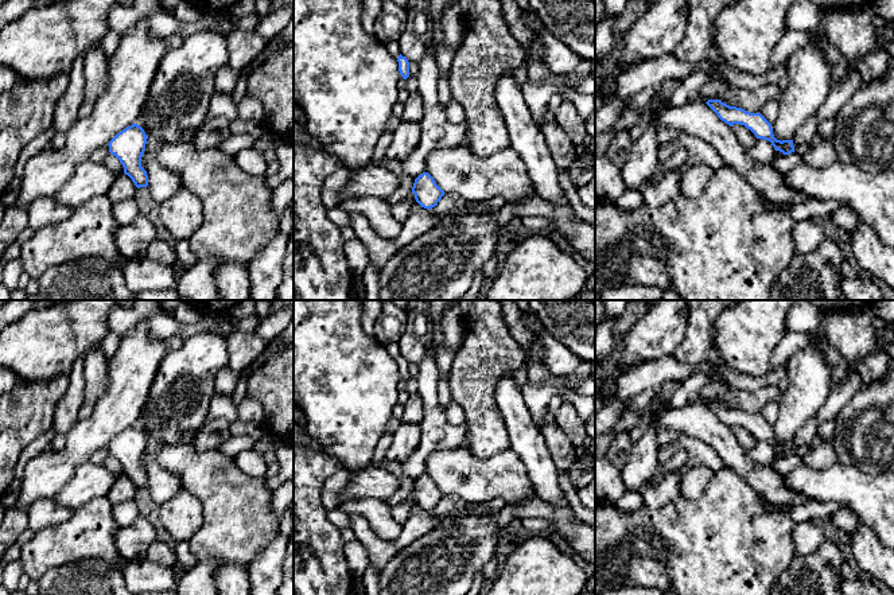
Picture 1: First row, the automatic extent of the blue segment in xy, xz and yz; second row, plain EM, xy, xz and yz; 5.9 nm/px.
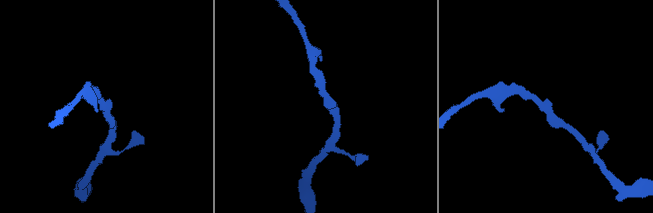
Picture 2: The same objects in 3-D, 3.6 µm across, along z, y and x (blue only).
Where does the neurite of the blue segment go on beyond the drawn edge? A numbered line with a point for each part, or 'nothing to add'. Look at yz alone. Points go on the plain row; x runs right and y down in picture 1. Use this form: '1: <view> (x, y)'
nothing to add

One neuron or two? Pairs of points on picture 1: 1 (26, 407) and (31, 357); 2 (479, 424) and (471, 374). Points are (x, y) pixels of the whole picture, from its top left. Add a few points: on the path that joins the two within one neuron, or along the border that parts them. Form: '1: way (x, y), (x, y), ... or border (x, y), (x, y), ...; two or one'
1: border (59, 374), (49, 380), (22, 381); two
2: way (479, 412), (479, 403), (473, 387); one

